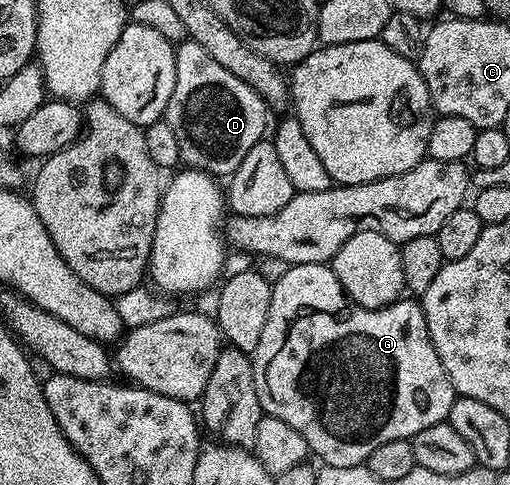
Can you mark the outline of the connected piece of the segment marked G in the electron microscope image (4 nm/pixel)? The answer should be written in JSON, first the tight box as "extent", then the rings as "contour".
{"extent":[251,263,455,467],"contour":[[[323,263],[292,264],[287,269],[287,273],[279,278],[277,283],[272,284],[272,289],[273,296],[271,297],[271,309],[267,313],[267,325],[263,325],[263,337],[259,337],[259,345],[251,353],[255,393],[259,393],[259,405],[262,412],[271,417],[279,417],[279,421],[287,421],[287,425],[291,425],[291,429],[297,430],[303,437],[303,441],[307,441],[310,452],[322,459],[320,462],[324,466],[360,467],[379,445],[400,439],[412,440],[415,433],[448,420],[455,392],[443,369],[443,361],[439,361],[439,353],[435,353],[435,345],[429,336],[425,312],[421,310],[420,302],[409,297],[402,297],[389,307],[368,311],[358,303],[351,302],[349,296],[339,285],[332,266]]]}

